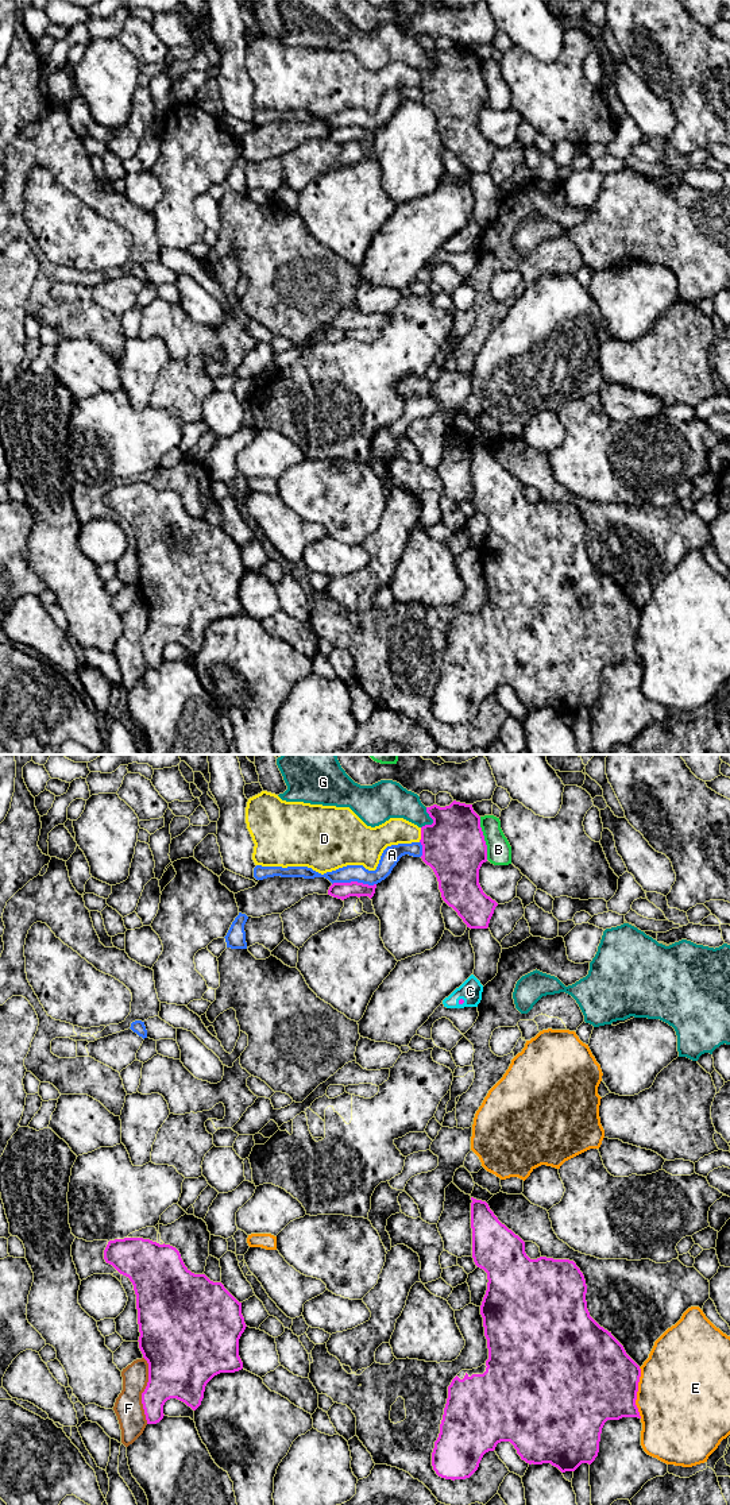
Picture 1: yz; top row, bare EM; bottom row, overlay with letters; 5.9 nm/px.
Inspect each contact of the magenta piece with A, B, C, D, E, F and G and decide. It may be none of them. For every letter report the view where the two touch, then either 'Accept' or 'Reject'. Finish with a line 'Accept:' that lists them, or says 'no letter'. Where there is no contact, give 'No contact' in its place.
A: Touches magenta in yz. Reject
B: Touches magenta in yz. Reject
C: Touches magenta in yz. Accept
D: Touches magenta in yz. Reject
E: Touches magenta in yz. Reject
F: Touches magenta in yz. Reject
G: Touches magenta in yz. Reject
Accept: C

